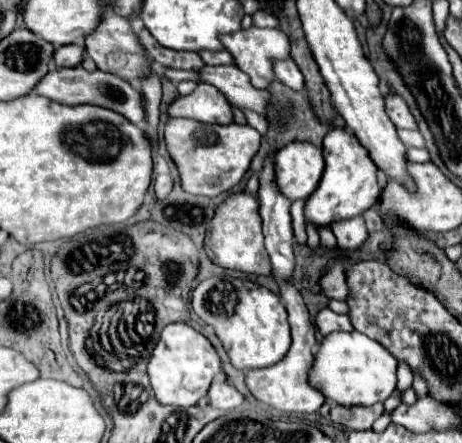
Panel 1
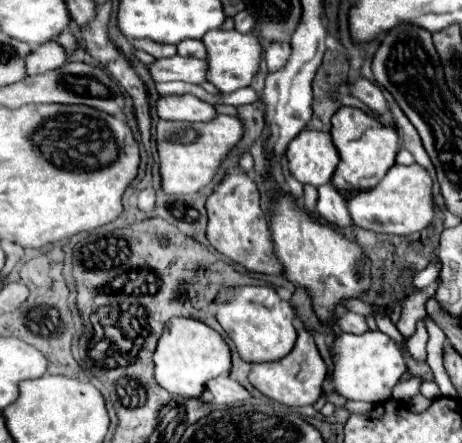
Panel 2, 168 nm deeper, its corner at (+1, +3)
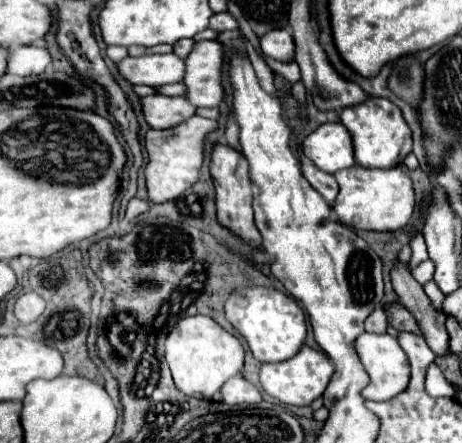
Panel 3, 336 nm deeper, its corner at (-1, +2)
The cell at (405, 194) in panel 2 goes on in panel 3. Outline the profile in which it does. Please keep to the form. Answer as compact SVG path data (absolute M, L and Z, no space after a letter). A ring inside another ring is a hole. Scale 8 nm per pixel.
M350 167L342 169L334 175L340 193L334 201L334 211L340 223L352 229L366 229L366 231L398 231L402 229L414 215L418 205L412 179L404 173L402 167L392 169L364 169L364 167Z

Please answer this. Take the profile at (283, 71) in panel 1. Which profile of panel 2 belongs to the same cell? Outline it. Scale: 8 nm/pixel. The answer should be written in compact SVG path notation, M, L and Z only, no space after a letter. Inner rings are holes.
M274 42L266 48L266 64L268 64L268 70L270 72L276 72L280 70L286 62L288 62L288 56L290 56L290 44L288 42Z

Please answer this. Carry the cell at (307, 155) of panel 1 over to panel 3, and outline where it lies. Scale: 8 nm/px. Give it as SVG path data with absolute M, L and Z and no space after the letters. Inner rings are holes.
M324 123L302 141L302 153L314 161L320 171L334 175L354 165L352 139L342 123Z

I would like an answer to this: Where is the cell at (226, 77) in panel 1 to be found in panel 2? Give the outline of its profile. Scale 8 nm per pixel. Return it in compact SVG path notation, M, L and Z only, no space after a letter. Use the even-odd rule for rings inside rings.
M172 56L172 58L160 58L154 60L154 64L148 66L148 72L154 82L170 82L170 80L182 80L190 84L202 84L204 82L204 60L196 58L182 58L182 56Z

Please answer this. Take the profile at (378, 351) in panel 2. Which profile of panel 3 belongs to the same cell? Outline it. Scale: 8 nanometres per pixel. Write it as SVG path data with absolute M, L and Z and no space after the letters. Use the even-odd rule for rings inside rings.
M362 333L356 341L354 341L354 349L370 377L370 383L362 389L362 397L370 399L370 401L388 401L392 397L396 397L398 393L402 393L402 389L406 389L408 381L410 381L410 363L406 353L402 351L402 347L398 345L396 337L390 337L388 333Z

